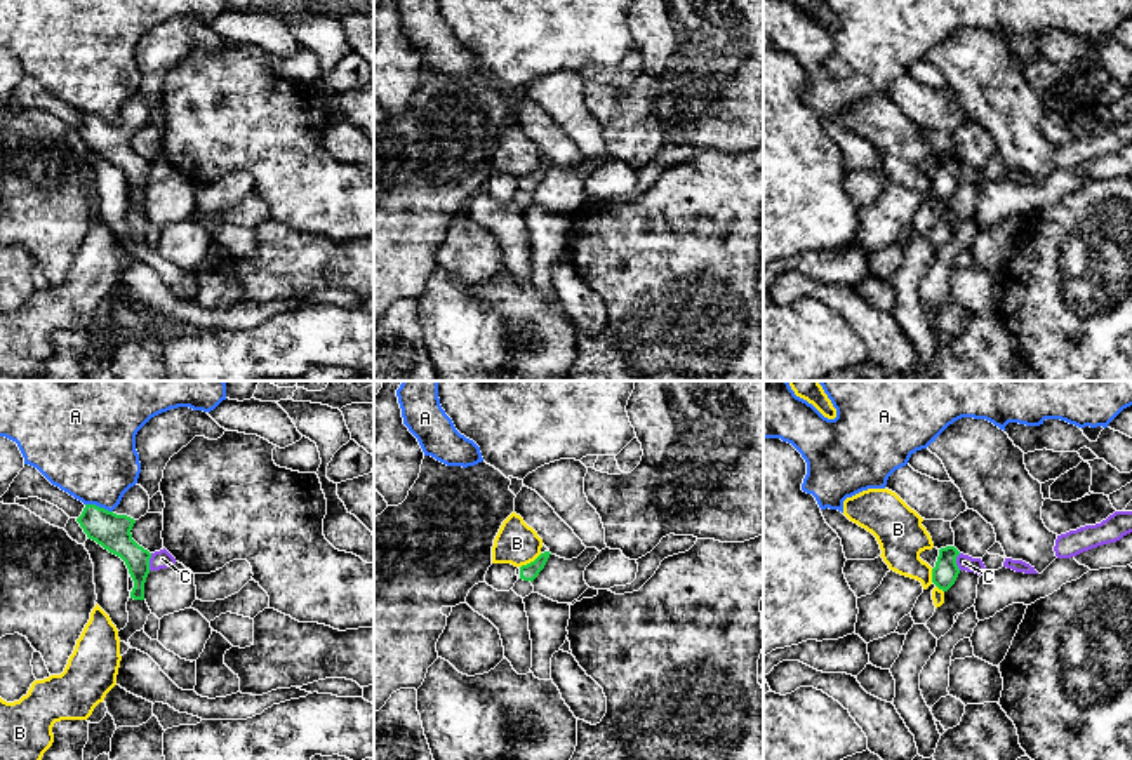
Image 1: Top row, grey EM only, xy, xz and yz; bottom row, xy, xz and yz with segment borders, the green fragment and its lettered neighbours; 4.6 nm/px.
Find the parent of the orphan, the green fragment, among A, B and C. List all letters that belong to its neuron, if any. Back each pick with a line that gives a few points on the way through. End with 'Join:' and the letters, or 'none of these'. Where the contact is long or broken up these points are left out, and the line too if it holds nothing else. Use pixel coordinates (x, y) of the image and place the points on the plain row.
Join: none of these

